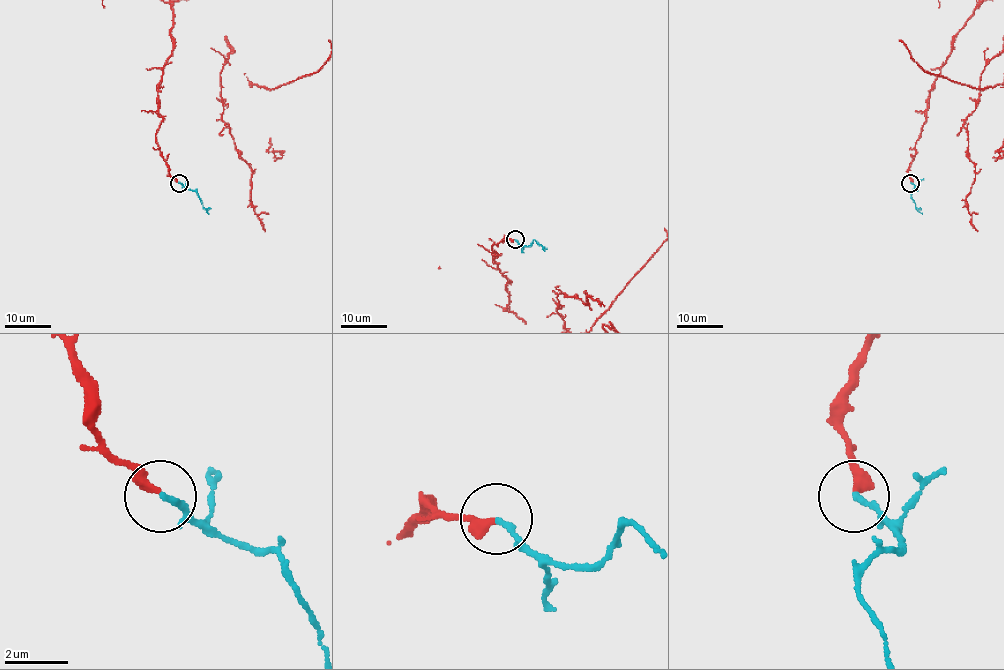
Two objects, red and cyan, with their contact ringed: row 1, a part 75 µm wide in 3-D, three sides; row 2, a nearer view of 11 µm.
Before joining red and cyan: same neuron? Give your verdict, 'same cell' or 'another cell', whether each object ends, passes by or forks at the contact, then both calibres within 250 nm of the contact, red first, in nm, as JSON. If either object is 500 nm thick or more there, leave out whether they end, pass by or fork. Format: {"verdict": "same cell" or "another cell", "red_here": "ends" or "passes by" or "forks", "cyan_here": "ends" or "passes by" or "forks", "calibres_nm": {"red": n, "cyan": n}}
{"verdict": "same cell", "red_here": "ends", "cyan_here": "ends", "calibres_nm": {"red": 340, "cyan": 170}}

